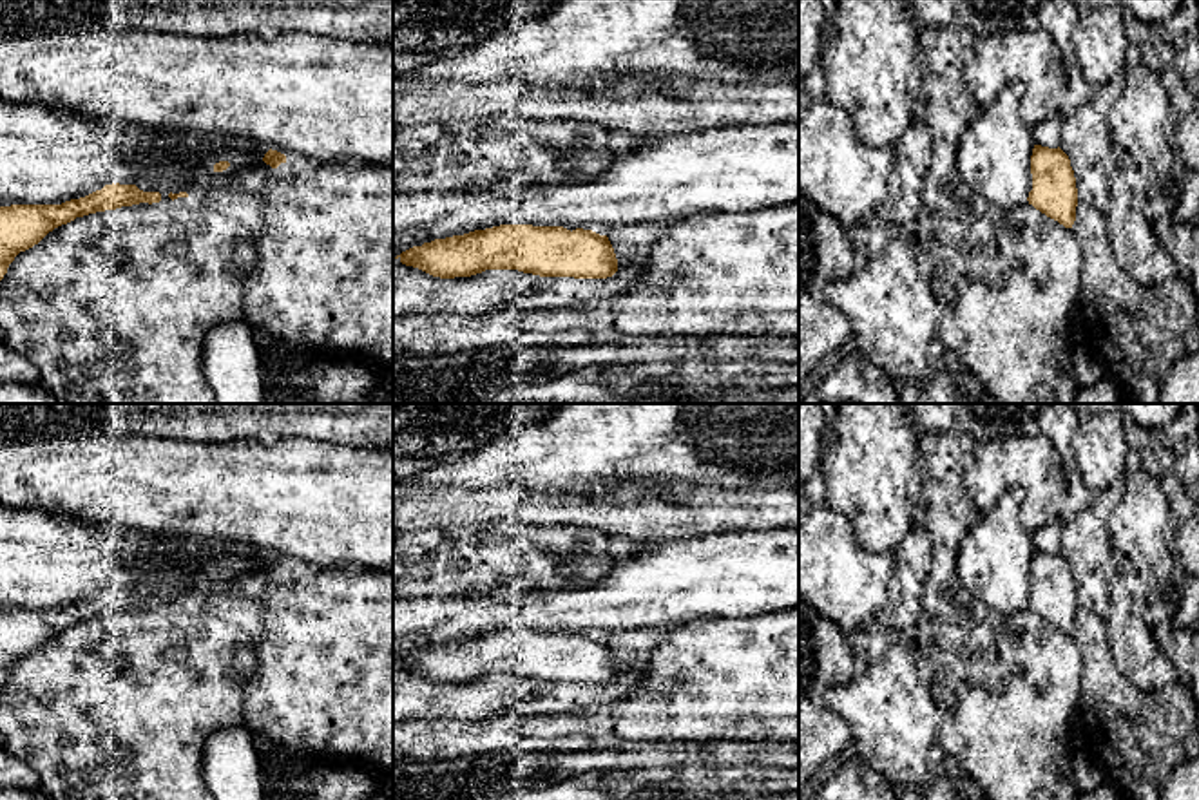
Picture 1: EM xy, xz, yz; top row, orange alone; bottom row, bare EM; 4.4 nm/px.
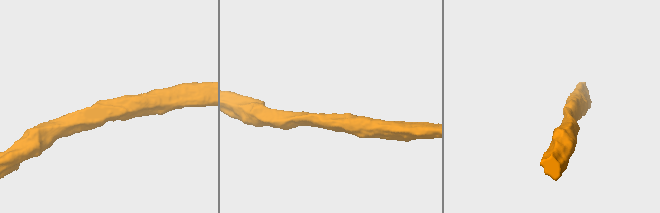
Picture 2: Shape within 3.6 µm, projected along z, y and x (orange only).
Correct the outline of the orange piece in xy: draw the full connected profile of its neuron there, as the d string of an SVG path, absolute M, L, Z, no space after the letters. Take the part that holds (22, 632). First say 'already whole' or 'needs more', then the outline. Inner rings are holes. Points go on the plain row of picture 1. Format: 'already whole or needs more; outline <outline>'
needs more; outline M152 576L147 588L120 590L112 586L101 595L62 610L11 610L0 612L0 686L20 657L38 650L54 633L96 617L132 610L170 608L188 603L187 597L168 599L168 592L187 592L176 577Z

